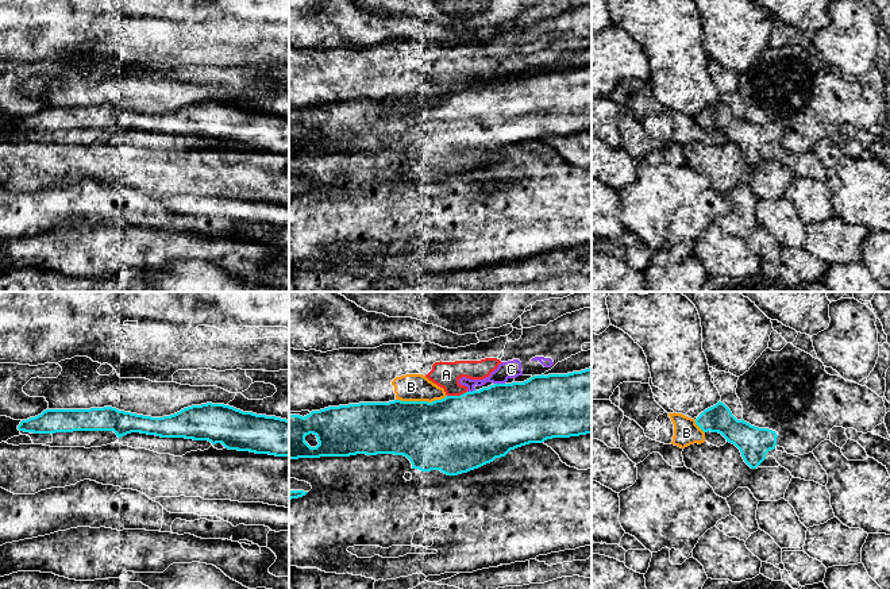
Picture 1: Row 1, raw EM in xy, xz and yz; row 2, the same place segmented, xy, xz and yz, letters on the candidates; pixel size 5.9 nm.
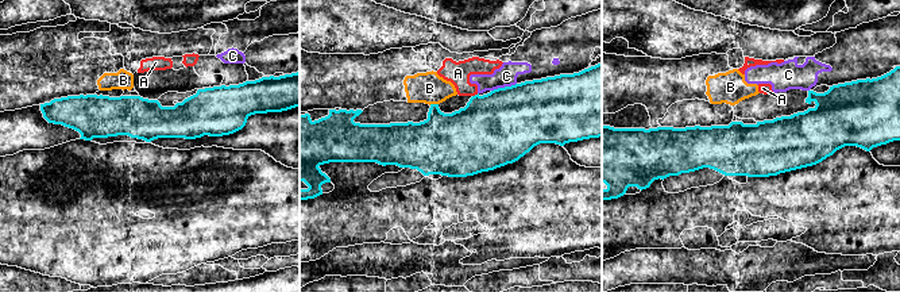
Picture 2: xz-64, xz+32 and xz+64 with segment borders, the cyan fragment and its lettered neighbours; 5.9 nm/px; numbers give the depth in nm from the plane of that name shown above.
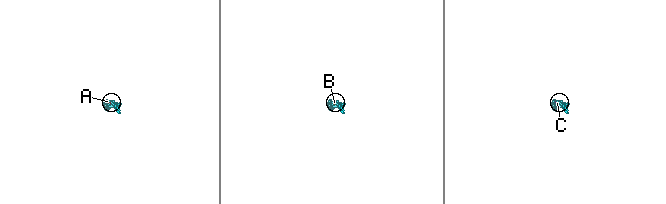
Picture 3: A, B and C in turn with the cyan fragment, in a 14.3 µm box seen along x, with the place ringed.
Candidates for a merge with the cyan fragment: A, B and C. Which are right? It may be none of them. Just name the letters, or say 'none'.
none

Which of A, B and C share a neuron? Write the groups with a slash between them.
A B C

